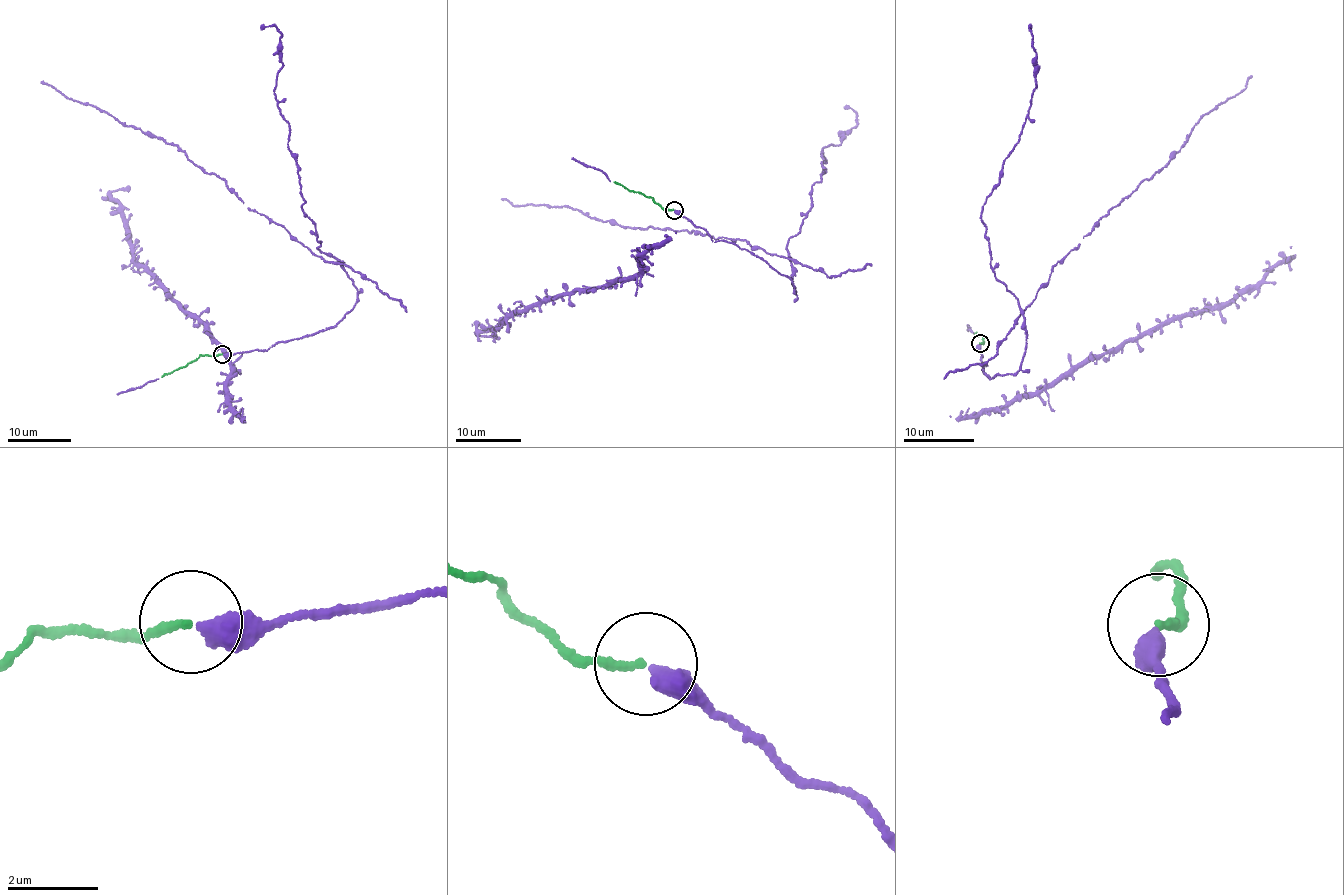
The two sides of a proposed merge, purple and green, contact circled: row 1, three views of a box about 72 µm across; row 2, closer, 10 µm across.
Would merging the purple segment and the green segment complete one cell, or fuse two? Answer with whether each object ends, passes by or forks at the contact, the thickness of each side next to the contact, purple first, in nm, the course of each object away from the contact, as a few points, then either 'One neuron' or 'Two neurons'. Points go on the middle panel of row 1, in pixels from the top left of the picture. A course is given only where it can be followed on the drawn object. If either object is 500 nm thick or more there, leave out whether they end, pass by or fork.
At the ring purple ends. At the ring green ends. Thickness 440 nm (purple) against 170 nm. Course of purple: (674, 209), (711, 239), (748, 250), (791, 280), (796, 291), (789, 259), (745, 240), (502, 200). Course of green: (674, 209), (662, 208), (653, 199), (614, 181). One neuron

